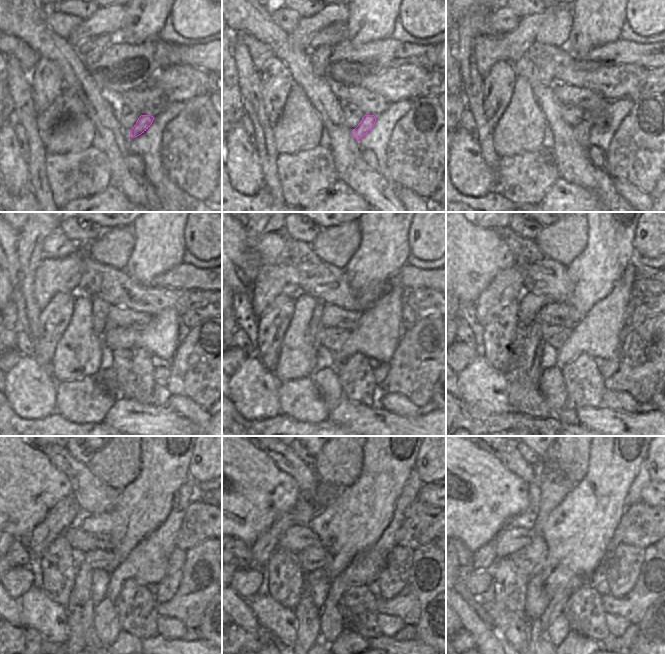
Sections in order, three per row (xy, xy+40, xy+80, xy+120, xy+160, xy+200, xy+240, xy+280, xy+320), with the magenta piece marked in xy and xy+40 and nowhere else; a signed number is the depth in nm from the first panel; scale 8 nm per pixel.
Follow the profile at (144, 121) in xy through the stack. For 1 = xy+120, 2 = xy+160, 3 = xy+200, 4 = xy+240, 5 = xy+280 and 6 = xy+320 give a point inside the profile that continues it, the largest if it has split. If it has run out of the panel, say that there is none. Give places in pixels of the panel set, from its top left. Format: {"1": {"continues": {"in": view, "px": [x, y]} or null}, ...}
{"1": {"continues": {"in": "xy+120", "px": [133, 368]}}, "2": {"continues": {"in": "xy+160", "px": [357, 379]}}, "3": {"continues": {"in": "xy+200", "px": [585, 385]}}, "4": {"continues": {"in": "xy+240", "px": [136, 606]}}, "5": {"continues": {"in": "xy+280", "px": [358, 606]}}, "6": {"continues": {"in": "xy+320", "px": [584, 612]}}}

